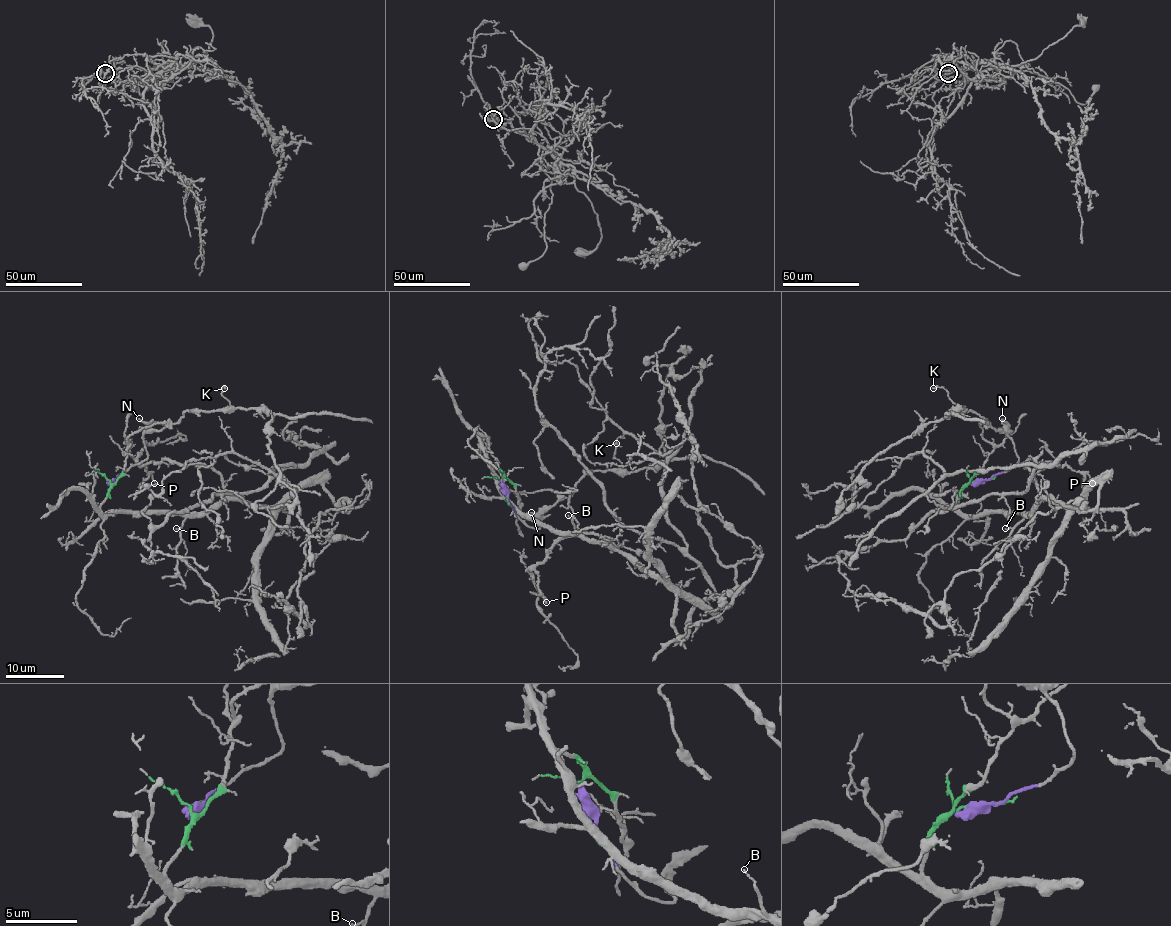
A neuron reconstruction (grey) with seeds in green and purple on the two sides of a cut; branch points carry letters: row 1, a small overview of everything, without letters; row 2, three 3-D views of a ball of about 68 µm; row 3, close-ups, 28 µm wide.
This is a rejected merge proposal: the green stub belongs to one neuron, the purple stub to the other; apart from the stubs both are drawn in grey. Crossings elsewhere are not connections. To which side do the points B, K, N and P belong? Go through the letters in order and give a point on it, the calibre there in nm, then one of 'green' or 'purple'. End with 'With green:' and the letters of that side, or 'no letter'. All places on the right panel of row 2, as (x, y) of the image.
B: (1005, 528) | 100 nm | green
K: (933, 388) | 200 nm | purple
N: (1002, 418) | 160 nm | purple
P: (1092, 483) | 150 nm | green
With green: B, P

